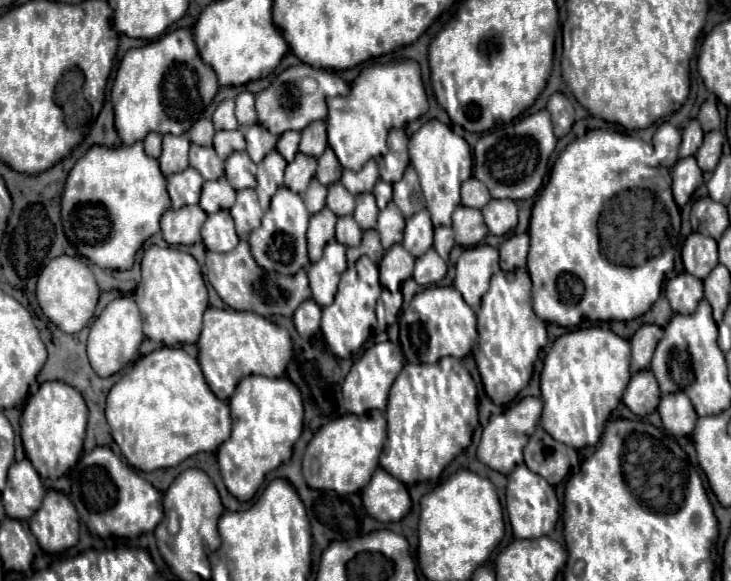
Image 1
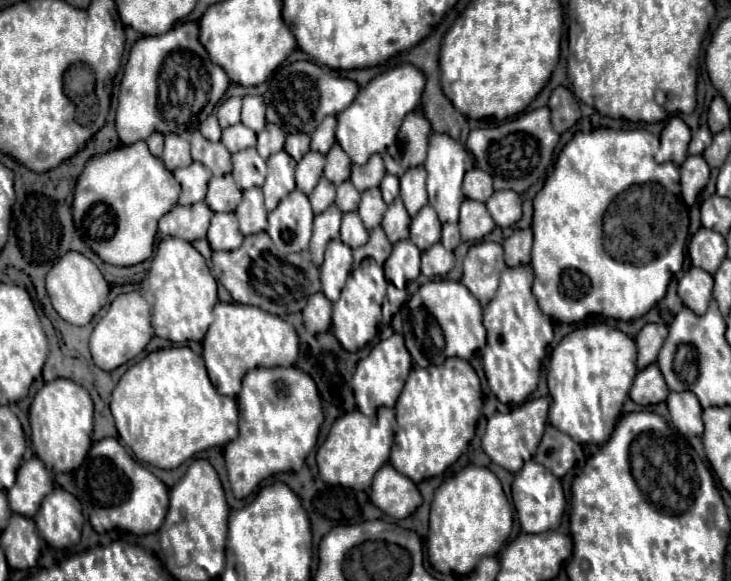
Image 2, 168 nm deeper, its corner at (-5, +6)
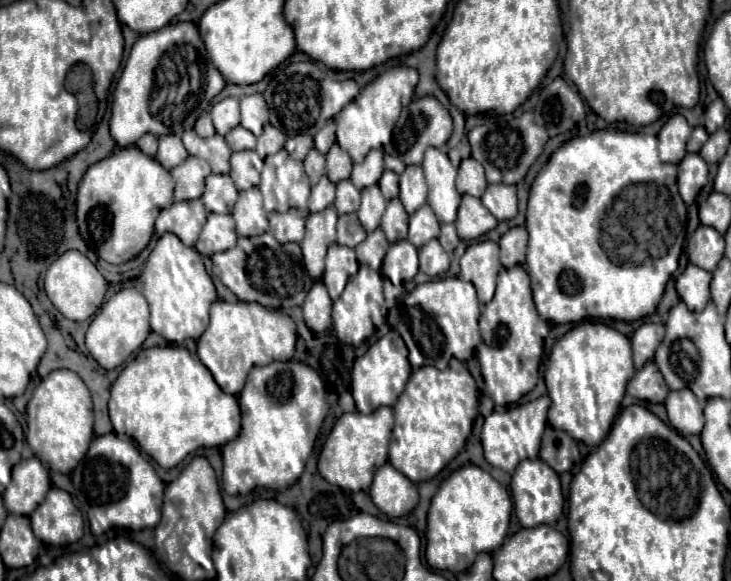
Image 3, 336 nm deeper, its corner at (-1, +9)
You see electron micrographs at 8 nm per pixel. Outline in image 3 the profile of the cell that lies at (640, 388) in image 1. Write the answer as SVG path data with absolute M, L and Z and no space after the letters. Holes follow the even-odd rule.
M649 360L641 370L635 372L635 376L629 380L627 394L631 394L633 398L651 402L651 404L665 400L665 396L669 394L669 388L667 388L659 368L653 364L653 360Z

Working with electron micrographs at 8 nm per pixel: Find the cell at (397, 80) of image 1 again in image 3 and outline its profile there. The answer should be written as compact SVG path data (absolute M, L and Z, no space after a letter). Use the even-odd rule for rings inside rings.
M397 66L369 82L361 94L349 102L341 112L337 122L337 144L349 152L353 162L361 162L365 154L373 148L383 148L392 140L393 126L399 120L401 112L413 98L417 86L417 70L409 66Z

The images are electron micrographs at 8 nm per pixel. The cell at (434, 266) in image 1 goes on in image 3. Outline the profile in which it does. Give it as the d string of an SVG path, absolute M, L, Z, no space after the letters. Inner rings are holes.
M429 240L425 246L419 248L419 270L429 276L439 276L449 268L449 254L441 248L439 240Z

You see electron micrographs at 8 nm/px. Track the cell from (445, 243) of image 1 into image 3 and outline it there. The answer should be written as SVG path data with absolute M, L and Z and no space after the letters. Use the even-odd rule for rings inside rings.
M441 224L441 236L439 236L441 246L445 248L445 252L453 252L455 246L459 244L459 236L455 232L455 224Z

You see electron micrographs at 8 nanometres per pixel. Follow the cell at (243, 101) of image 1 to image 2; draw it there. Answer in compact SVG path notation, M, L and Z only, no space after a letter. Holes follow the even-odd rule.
M247 95L243 97L243 111L241 111L241 121L255 133L265 127L265 101L263 97L257 95Z

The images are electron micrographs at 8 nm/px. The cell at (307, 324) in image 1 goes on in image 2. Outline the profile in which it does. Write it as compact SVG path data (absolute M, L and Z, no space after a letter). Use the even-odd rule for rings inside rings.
M321 293L309 297L307 307L303 309L303 321L305 321L305 327L309 329L309 333L317 335L317 333L329 331L331 307L333 307L333 303L329 299L325 299L325 295L321 295Z

